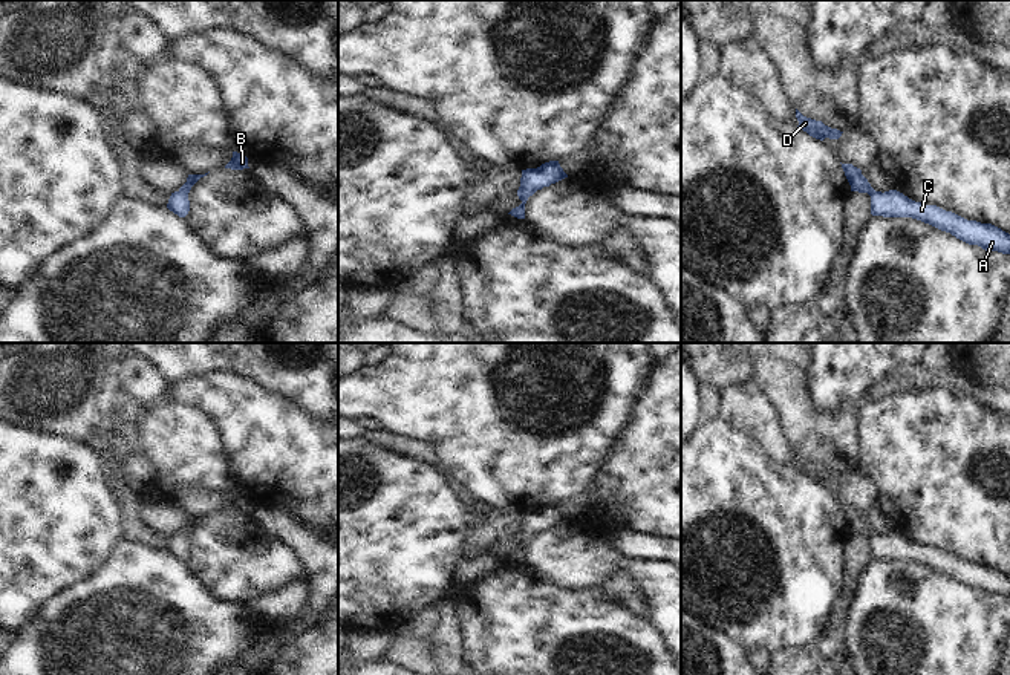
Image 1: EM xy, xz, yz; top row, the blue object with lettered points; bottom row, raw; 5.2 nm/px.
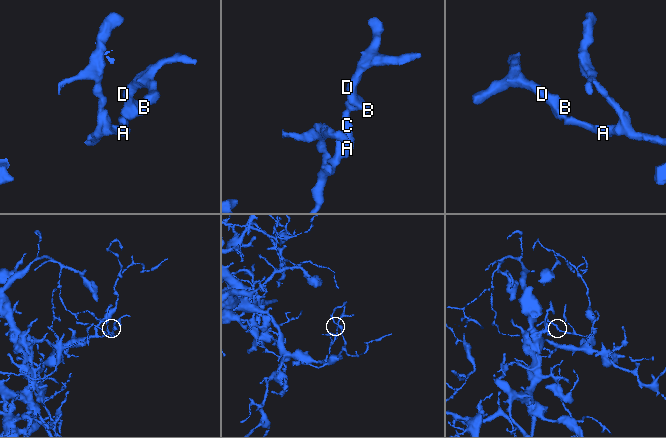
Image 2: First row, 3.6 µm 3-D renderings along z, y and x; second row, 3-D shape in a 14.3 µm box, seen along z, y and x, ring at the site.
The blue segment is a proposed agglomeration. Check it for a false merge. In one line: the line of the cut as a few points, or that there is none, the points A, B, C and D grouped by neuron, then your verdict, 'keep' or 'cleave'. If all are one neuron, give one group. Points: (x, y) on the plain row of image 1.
cut none; groups A B C D; keep

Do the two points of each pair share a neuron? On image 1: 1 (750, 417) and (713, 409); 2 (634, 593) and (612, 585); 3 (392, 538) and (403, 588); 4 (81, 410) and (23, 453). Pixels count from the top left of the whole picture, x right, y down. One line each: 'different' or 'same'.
1: different
2: same
3: same
4: different

